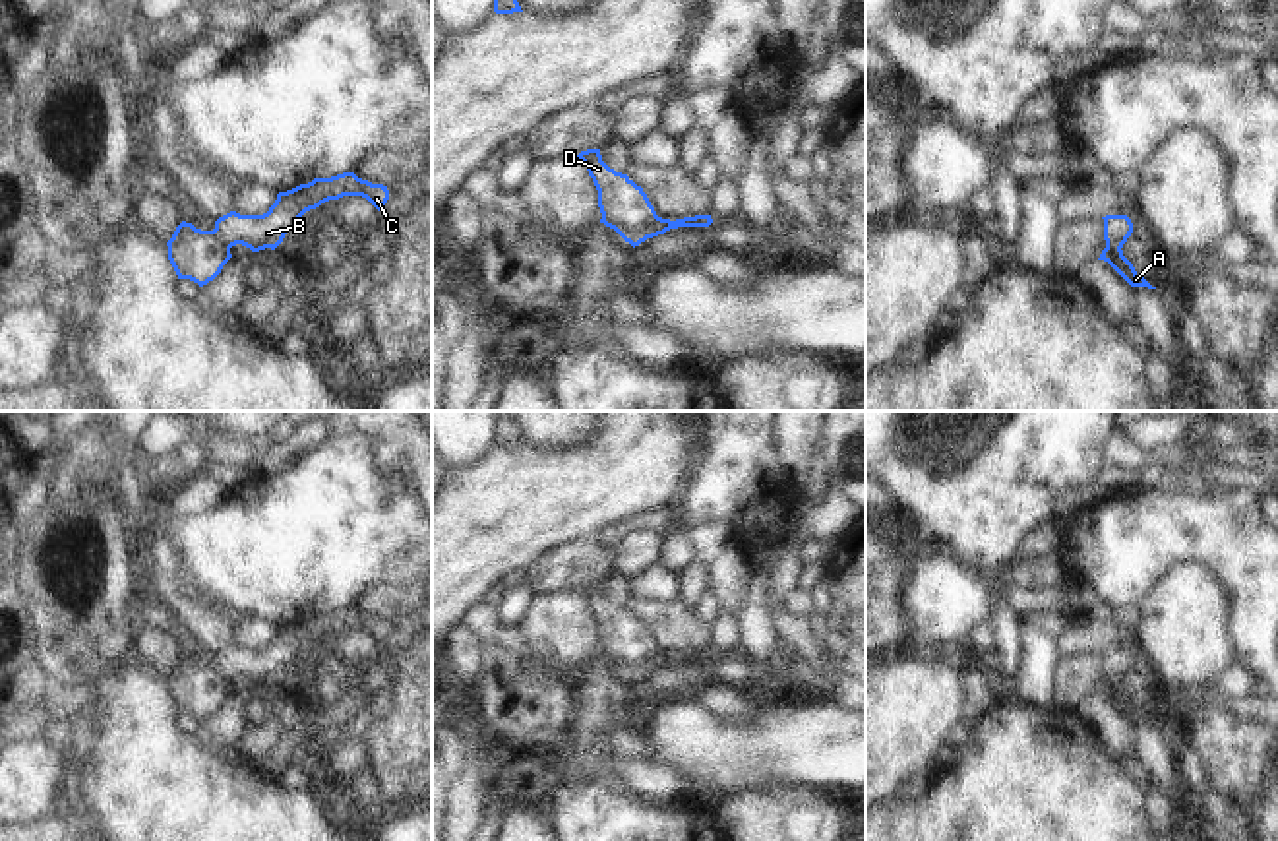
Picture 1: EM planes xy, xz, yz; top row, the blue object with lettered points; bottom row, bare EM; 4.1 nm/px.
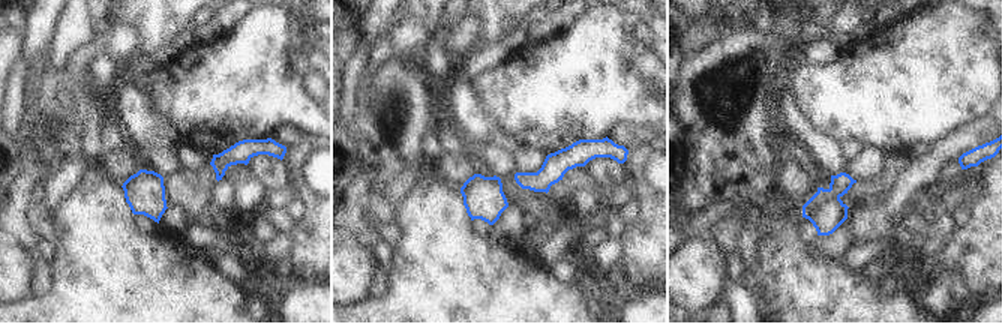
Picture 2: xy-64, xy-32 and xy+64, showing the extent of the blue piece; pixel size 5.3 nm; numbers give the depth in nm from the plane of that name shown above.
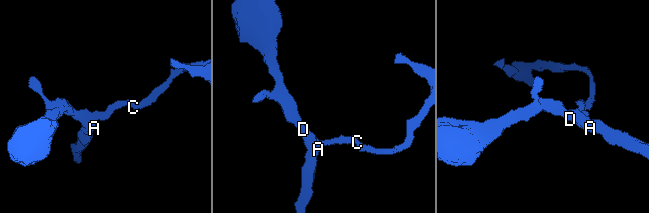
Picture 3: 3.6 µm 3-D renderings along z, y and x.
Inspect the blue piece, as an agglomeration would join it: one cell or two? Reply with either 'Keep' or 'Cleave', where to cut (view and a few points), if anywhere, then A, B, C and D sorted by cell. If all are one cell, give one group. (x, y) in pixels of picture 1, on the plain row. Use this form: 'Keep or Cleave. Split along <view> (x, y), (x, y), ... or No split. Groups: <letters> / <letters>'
Cleave. Split along xy (213, 663), (215, 671), (229, 685). Groups: A D / B C.

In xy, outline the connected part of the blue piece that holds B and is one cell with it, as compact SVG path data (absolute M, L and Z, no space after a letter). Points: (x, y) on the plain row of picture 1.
M354 607L314 612L308 618L279 626L267 647L240 649L230 645L215 655L213 665L228 684L236 678L252 686L275 684L306 645L343 630L362 630L380 645L389 634L389 624L383 618L362 614Z

